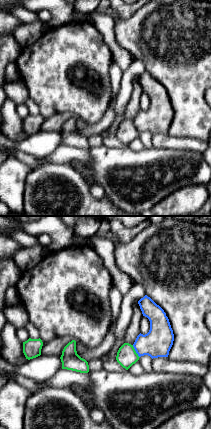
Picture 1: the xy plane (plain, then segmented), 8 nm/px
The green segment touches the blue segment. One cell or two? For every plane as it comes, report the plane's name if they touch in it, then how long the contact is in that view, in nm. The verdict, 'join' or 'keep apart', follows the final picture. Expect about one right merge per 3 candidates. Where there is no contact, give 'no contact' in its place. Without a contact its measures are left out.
xy | 120 nm

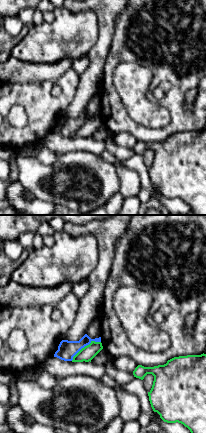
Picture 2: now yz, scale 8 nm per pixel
yz | 280 nm

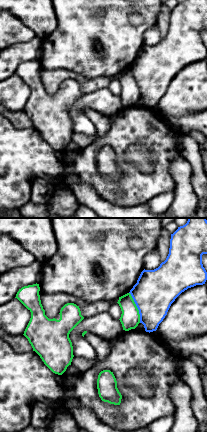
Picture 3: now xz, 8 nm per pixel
xz | 260 nm

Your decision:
keep apart

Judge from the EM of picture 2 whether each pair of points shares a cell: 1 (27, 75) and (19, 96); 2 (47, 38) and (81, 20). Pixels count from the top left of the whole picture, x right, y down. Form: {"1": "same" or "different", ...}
{"1": "different", "2": "same"}

